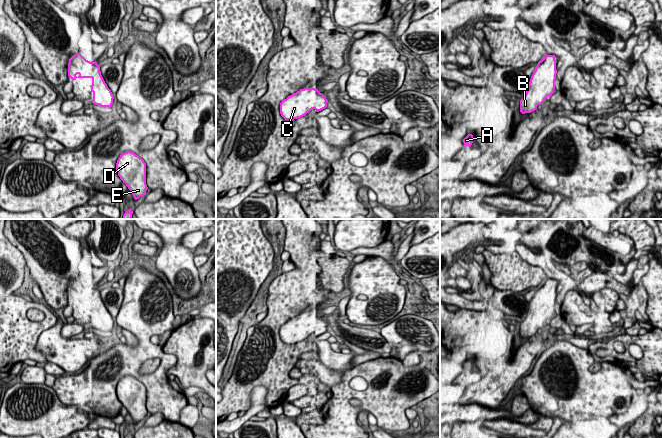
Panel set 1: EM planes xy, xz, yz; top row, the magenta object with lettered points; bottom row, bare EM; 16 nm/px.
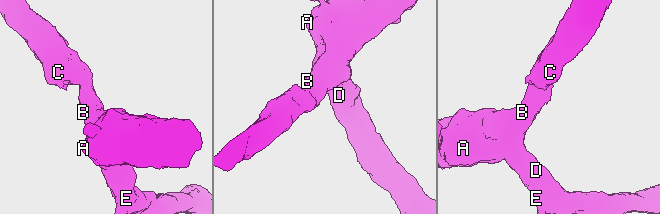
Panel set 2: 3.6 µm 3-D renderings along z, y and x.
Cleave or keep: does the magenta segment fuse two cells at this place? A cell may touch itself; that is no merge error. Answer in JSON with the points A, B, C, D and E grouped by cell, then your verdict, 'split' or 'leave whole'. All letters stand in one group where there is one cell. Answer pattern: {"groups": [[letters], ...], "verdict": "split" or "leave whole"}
{"groups": [["A", "B", "C", "D", "E"]], "verdict": "leave whole"}

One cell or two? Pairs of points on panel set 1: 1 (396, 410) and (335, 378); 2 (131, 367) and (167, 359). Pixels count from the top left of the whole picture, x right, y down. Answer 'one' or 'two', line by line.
1: two
2: one

